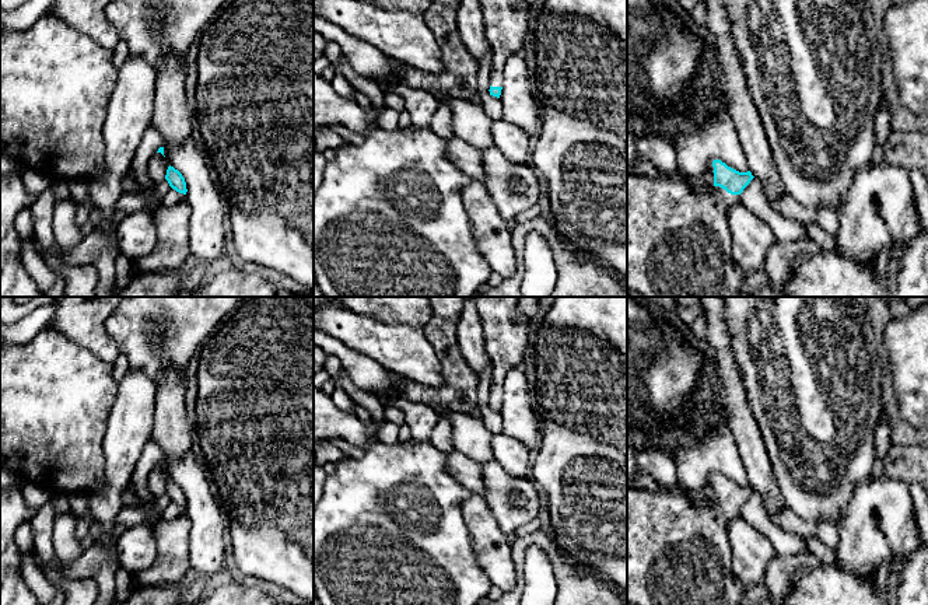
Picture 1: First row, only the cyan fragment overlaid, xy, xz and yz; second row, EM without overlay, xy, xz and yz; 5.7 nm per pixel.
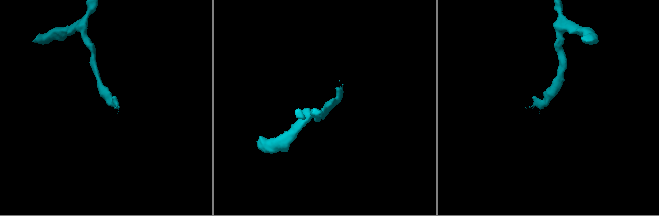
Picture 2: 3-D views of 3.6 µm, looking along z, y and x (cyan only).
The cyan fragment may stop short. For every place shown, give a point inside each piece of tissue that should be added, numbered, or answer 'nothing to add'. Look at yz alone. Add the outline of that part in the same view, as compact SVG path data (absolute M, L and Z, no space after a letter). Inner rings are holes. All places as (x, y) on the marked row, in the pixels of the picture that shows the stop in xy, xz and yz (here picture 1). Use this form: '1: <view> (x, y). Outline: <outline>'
1: yz (679, 244). Outline: M627 174L627 291L642 297L739 297L745 272L733 262L726 209L739 202L719 186L694 190L682 174L645 178Z

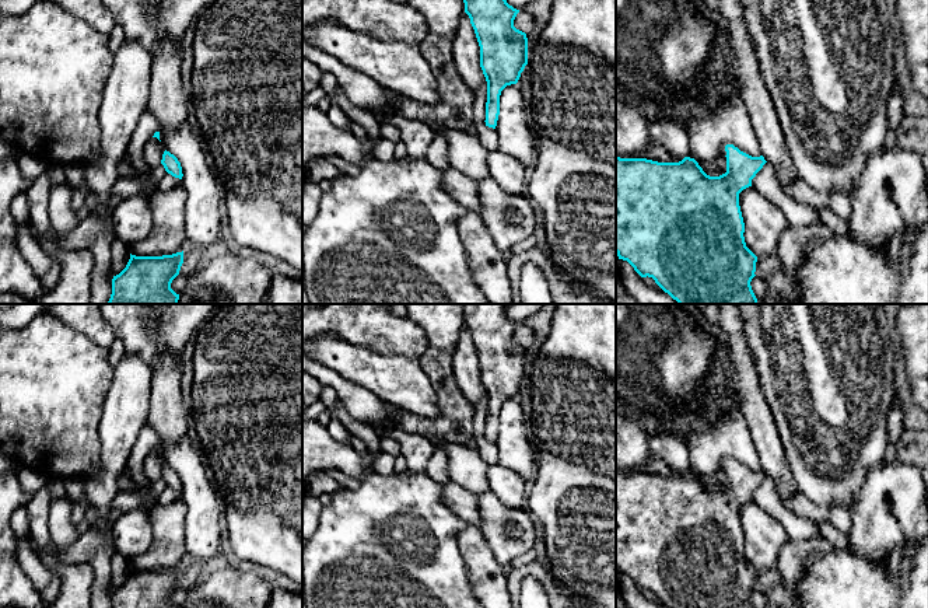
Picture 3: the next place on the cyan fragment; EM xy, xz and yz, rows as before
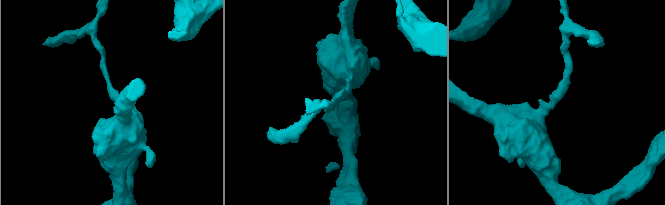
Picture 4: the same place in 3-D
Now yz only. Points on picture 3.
nothing to add

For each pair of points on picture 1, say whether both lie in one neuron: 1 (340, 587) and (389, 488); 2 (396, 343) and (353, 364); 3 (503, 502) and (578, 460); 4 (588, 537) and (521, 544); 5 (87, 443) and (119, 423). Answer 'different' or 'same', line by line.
1: same
2: different
3: different
4: different
5: different

